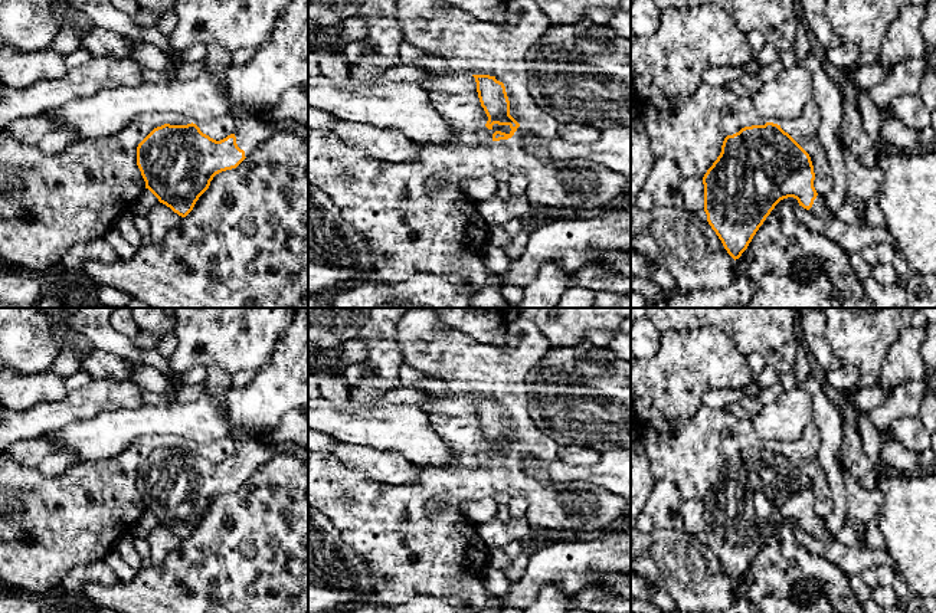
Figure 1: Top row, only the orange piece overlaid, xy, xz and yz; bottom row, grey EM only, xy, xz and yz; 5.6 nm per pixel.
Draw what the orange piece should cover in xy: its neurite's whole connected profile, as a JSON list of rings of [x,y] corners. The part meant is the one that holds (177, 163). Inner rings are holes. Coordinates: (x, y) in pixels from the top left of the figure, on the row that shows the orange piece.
[[[292,0],[255,56],[243,66],[229,68],[225,83],[236,122],[233,134],[216,141],[193,122],[164,124],[154,128],[137,147],[137,165],[145,189],[181,217],[193,210],[216,174],[236,168],[275,132],[268,112],[279,104],[282,94],[291,88],[308,88],[308,0]]]

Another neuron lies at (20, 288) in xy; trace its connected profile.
[[[0,269],[0,308],[36,308],[42,295],[35,273],[26,269]]]

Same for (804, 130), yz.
[[[812,99],[798,118],[788,124],[780,124],[780,128],[809,154],[815,173],[814,187],[818,196],[825,197],[834,187],[834,176],[818,138],[819,122],[821,109]]]

